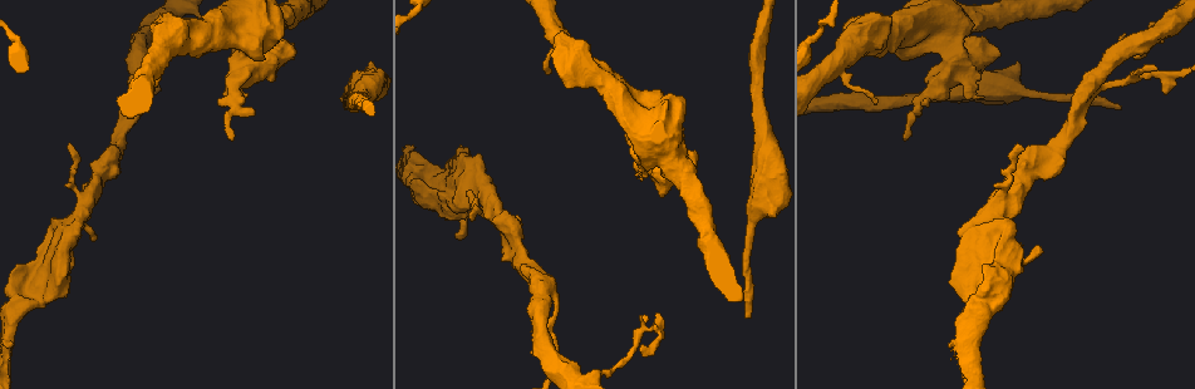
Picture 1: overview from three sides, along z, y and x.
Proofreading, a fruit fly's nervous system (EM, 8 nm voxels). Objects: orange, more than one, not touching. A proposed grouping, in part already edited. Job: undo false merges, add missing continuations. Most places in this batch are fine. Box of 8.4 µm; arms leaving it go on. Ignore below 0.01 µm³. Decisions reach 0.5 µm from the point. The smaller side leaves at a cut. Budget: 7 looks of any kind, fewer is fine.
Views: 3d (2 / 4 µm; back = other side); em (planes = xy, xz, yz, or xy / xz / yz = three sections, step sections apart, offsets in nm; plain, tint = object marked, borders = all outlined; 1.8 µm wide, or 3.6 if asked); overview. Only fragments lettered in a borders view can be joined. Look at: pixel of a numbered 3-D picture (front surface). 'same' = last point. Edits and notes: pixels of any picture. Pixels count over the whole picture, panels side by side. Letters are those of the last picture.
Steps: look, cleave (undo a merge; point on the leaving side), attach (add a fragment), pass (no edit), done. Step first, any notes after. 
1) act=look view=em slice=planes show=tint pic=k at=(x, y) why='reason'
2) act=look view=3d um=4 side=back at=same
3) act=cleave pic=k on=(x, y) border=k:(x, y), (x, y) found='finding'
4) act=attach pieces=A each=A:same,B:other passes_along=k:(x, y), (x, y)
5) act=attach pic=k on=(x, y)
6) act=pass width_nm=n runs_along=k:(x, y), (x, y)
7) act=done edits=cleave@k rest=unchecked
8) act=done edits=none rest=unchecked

act=look view=em um=3.6 slice=planes show=tint pic=1 at=(769, 166) why='calibre changes'

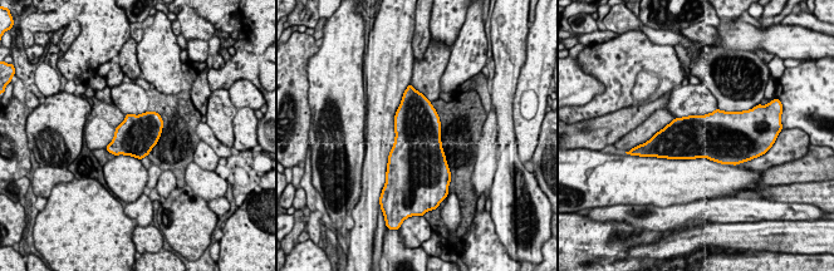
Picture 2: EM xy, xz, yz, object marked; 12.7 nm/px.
act=look view=em um=3.6 slice=planes show=borders at=same why='see the neighbours'

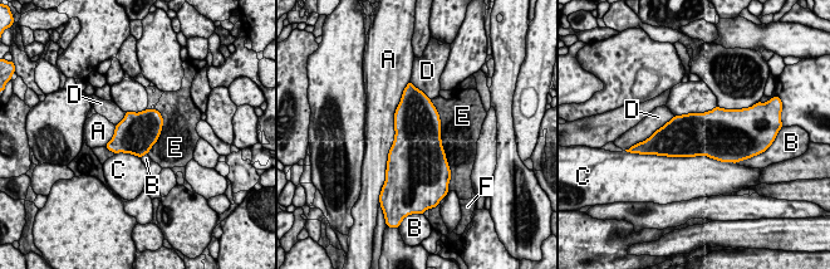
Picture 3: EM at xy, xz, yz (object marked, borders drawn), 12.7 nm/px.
act=pass width_nm=500 each=A:other,B:other,C:other,D:other,E:other,F:other border=3:(661, 155), (706, 155), (732, 162) found='continuous, no second neuron'

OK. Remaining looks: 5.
act=look view=em um=3.6 slice=xy step=4 show=borders pic=1 at=(234, 139) why='branch stops here'

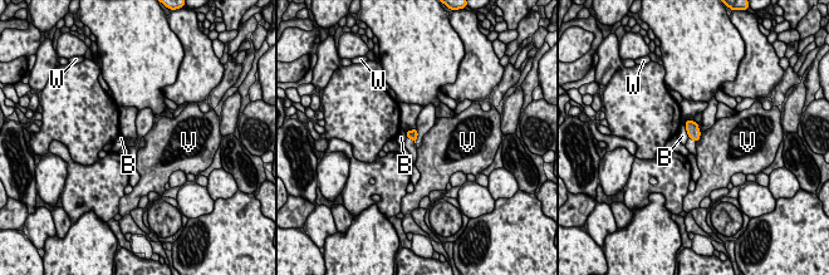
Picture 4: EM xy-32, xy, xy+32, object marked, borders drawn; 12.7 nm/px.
act=look view=em um=3.6 slice=planes show=borders at=same why='another direction'

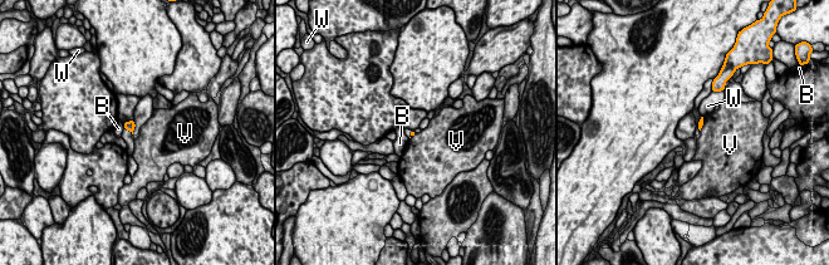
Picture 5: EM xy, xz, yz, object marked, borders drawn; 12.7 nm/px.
act=pass longest_contact=V:200nm each=B:other,V:other,W:other border=5:(704, 117), (704, 124), (700, 131) found='no lettered fragment goes on from it'

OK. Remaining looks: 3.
act=look view=3d um=2 pic=1 at=(642, 178) why='an open end'

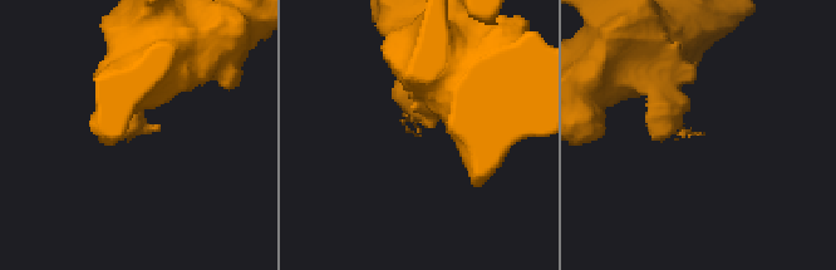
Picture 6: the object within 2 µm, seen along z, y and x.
act=look view=em slice=planes show=borders pic=6 at=(136, 132)

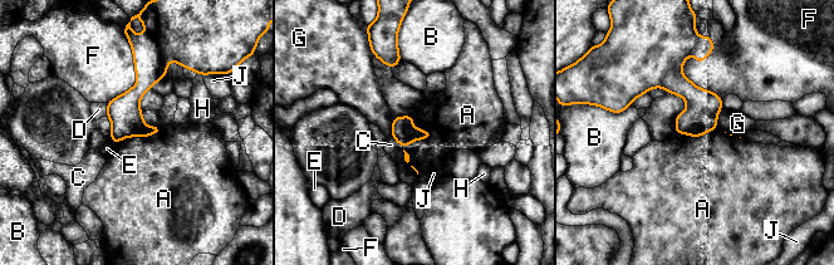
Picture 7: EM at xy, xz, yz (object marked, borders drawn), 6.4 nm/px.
act=pass width_nm=160 each=A:other,B:other,C:other,D:other,E:other,F:other,G:other,H:other,J:other runs_along=7:(140, 59), (142, 87), (116, 138) found='none of them fits'

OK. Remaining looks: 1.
act=done edits=none rest=unchecked

